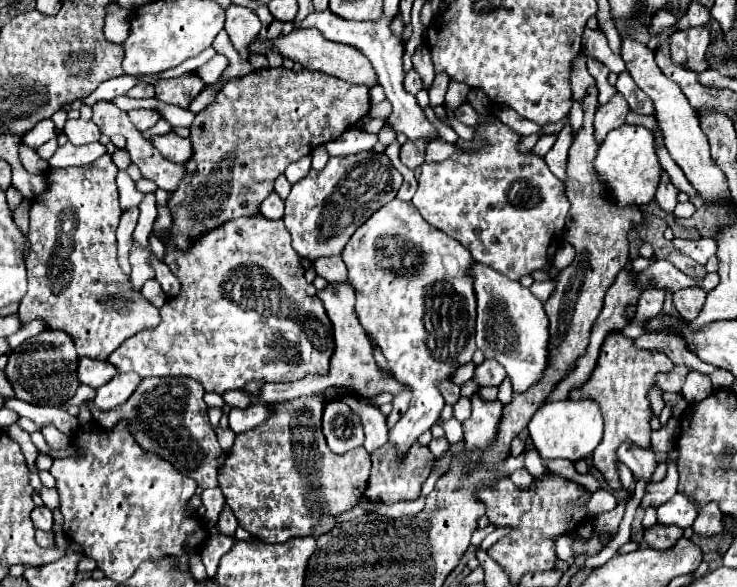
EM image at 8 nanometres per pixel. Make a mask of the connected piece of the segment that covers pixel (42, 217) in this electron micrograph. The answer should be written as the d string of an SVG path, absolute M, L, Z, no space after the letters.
M111 155L89 163L87 167L67 167L67 169L49 169L47 177L51 181L49 189L37 195L31 201L29 209L29 241L31 251L27 259L29 289L19 307L21 323L33 319L43 319L47 329L65 331L77 349L79 357L105 361L121 341L133 337L143 329L153 329L159 325L159 309L151 305L141 291L131 287L129 275L117 263L117 225L121 217L119 193L115 185L117 167L111 161Z

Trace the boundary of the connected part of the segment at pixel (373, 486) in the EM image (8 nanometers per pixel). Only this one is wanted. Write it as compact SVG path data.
M415 441L405 455L399 455L393 443L385 443L383 447L375 449L375 453L371 453L373 467L365 489L365 497L385 505L393 505L399 501L415 501L421 495L425 479L429 477L429 465L427 465L429 461L433 461L433 453L429 451L429 447L421 445L419 441Z

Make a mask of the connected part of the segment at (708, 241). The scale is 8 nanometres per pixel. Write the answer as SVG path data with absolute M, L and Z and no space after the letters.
M701 237L699 241L675 239L675 243L677 243L679 251L683 251L685 255L689 255L691 259L695 259L701 265L705 265L707 259L715 253L715 239L713 237Z

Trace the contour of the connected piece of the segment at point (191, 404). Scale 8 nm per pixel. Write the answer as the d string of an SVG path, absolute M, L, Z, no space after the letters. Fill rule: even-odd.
M147 377L123 405L111 411L99 411L99 407L89 403L89 411L107 429L113 429L121 419L129 419L129 429L143 449L167 459L183 475L195 479L201 489L207 489L217 485L219 455L223 449L207 419L203 393L203 385L191 377Z

